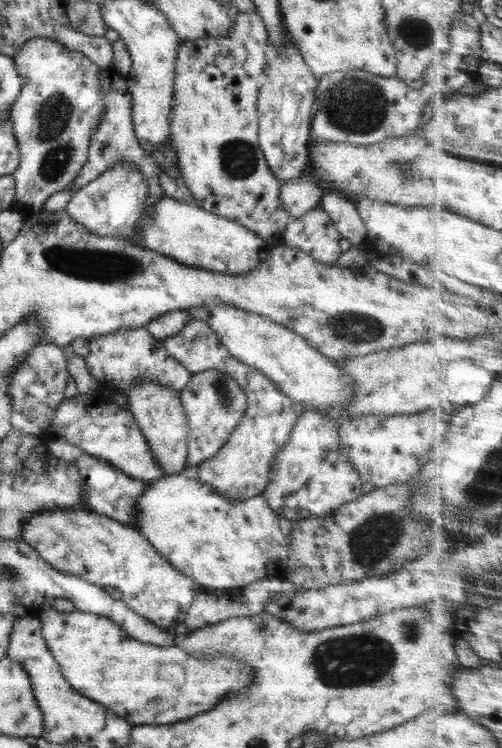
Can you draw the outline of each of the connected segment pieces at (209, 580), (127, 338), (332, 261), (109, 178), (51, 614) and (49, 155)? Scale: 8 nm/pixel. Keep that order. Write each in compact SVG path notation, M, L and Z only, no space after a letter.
M186 473L164 475L147 484L136 501L133 528L158 550L162 558L182 574L193 578L200 587L214 590L241 588L254 580L285 578L294 522L276 514L261 495L246 500L230 500Z
M129 328L112 334L102 334L90 339L89 343L90 351L82 359L103 389L111 389L115 393L125 395L136 384L152 382L155 386L169 389L180 396L190 384L192 373L172 358L162 341L152 337L145 328Z
M314 208L305 215L298 218L292 218L286 225L283 234L283 242L288 246L298 247L310 254L317 262L326 266L336 266L337 259L340 257L342 250L339 246L341 234L336 230L334 222L330 215L324 209Z
M116 162L110 170L102 172L98 178L88 182L86 186L78 188L66 205L66 214L74 222L82 224L94 236L110 236L112 238L126 238L133 232L146 205L148 184L140 170L132 162Z
M52 608L50 610L46 610L42 616L39 618L40 626L42 629L42 636L44 637L44 641L46 641L46 646L48 646L48 650L53 654L53 657L58 662L62 674L64 678L70 683L70 686L74 688L78 693L82 694L82 696L86 696L86 698L90 698L94 702L98 702L102 706L106 708L110 708L112 712L115 712L120 718L129 722L133 725L160 725L160 724L174 724L177 722L182 722L182 720L186 720L186 718L194 718L194 716L198 716L198 714L204 714L206 710L212 710L226 694L234 694L234 692L238 692L238 690L242 690L242 688L246 688L246 686L250 686L250 682L254 680L254 673L252 673L252 667L250 665L246 665L246 662L236 659L234 657L226 657L226 655L218 655L218 657L206 657L206 659L198 659L196 657L190 656L190 654L186 653L186 650L176 646L175 644L169 647L165 646L156 646L151 644L146 644L138 641L138 639L130 637L127 635L122 627L118 626L114 621L111 621L109 618L103 617L98 614L90 614L78 609L74 609L73 611L59 612L58 610Z
M38 36L24 42L21 50L12 57L22 77L22 90L11 110L12 128L20 150L20 162L11 176L15 182L14 208L20 210L24 219L42 210L50 195L68 188L80 174L88 156L90 137L100 125L102 111L106 109L100 67L84 54L65 47L62 42L54 42L54 38Z

